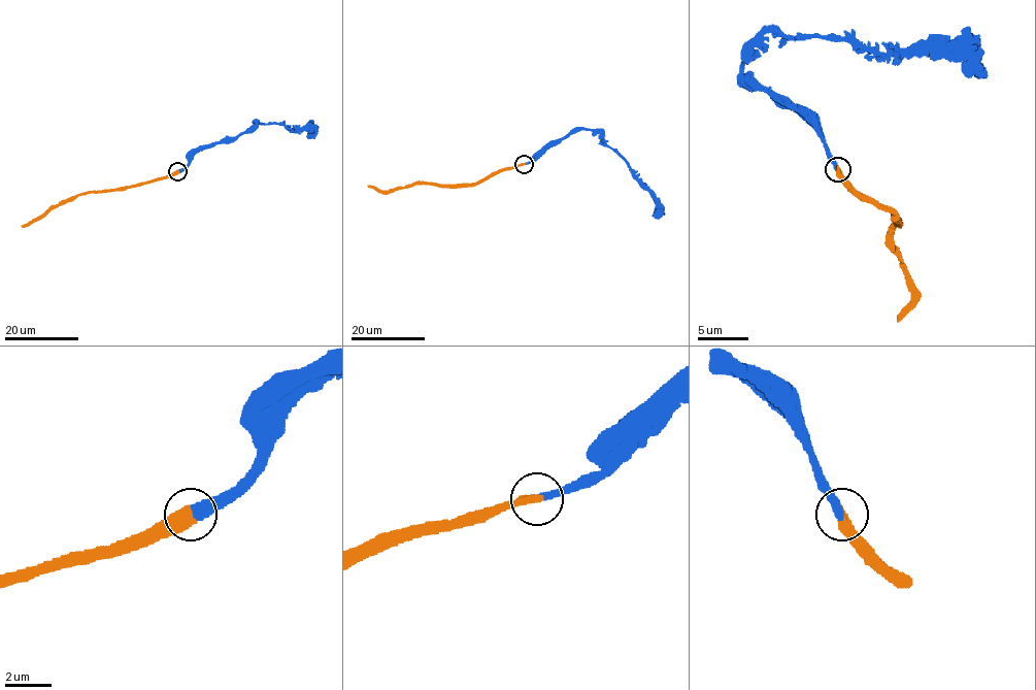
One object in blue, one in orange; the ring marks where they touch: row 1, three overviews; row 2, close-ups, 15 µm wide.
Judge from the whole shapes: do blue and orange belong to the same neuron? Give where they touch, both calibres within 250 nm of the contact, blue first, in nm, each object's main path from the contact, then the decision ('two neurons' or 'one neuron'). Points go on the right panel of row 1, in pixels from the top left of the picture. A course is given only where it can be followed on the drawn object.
(838, 169) | 420/500 nm | blue via (838, 169), (826, 139), (742, 73), (742, 58), (765, 33), (841, 37), (879, 56), (963, 56), (986, 78) | orange via (838, 169), (864, 198), (892, 212), (892, 240), (912, 289), (912, 301), (899, 320) | one neuron

